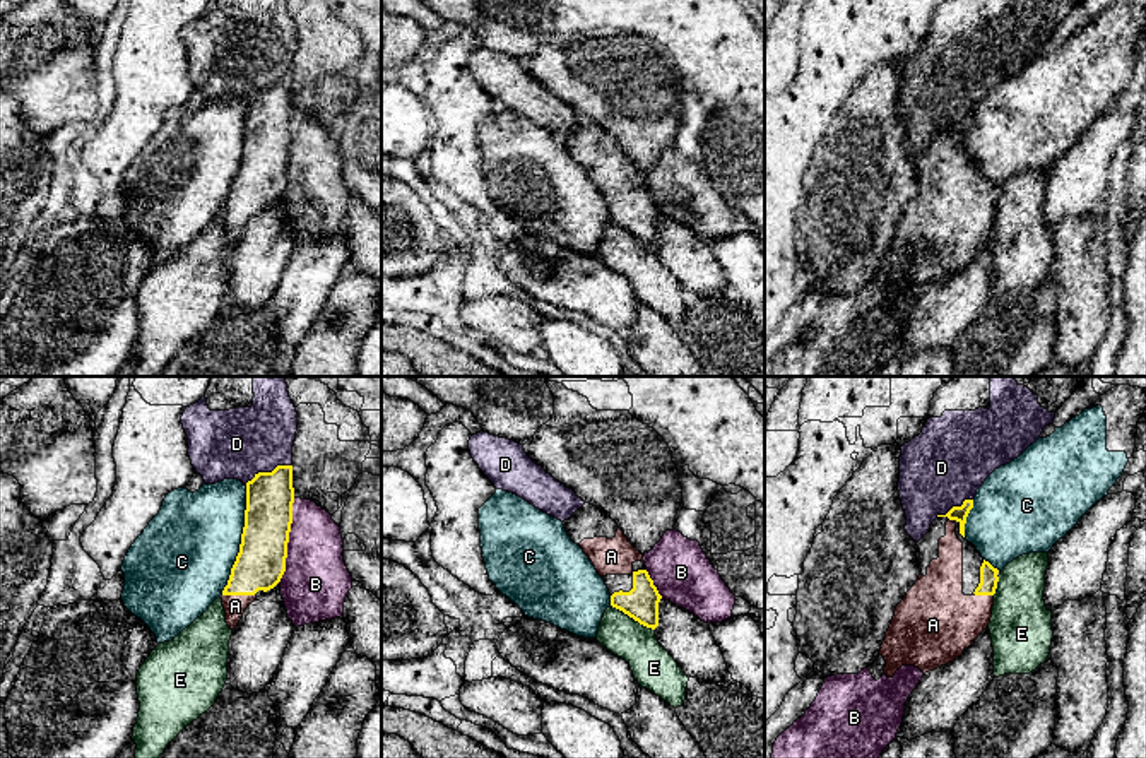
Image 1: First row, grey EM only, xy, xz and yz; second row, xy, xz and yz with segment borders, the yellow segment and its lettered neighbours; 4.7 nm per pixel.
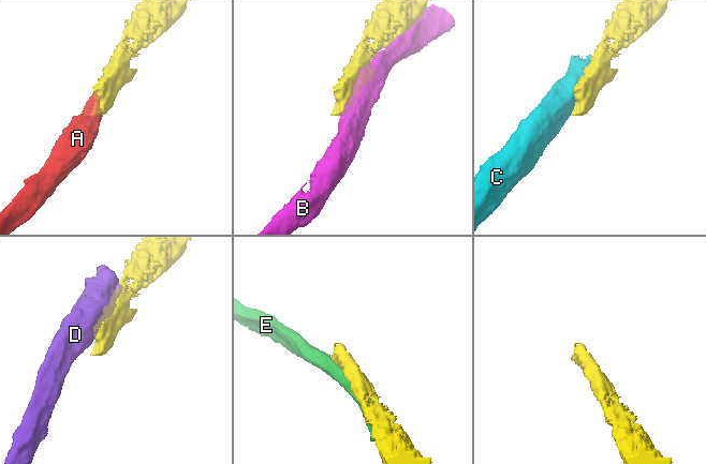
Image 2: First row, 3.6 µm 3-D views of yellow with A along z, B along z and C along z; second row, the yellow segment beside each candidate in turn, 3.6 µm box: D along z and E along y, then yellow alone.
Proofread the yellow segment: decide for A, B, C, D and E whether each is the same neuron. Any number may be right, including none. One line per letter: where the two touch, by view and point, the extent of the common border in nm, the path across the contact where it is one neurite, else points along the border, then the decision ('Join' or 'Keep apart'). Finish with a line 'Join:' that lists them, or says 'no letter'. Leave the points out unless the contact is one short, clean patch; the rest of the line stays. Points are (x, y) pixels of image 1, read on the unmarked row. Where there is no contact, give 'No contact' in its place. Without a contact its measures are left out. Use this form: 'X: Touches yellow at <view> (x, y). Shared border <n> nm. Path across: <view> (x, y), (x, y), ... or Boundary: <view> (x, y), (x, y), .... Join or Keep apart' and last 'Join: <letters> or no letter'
A: Touches yellow at xy (238, 211). Shared border 150 nm. Join
B: Touches yellow at xy (288, 158). Shared border 400 nm. Keep apart
C: Touches yellow at xy (242, 158). Shared border 550 nm. Keep apart
D: Touches yellow at xy (267, 89). Shared border 240 nm. Keep apart
E: Touches yellow at xz (633, 235). Shared border 240 nm. Keep apart
Join: A

